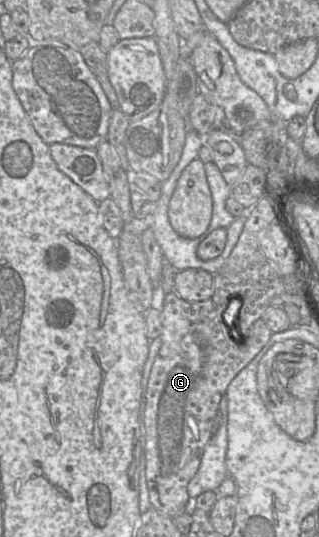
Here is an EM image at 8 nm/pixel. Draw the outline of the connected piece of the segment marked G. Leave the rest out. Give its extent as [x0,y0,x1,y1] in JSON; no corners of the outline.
[145,291,272,519]

